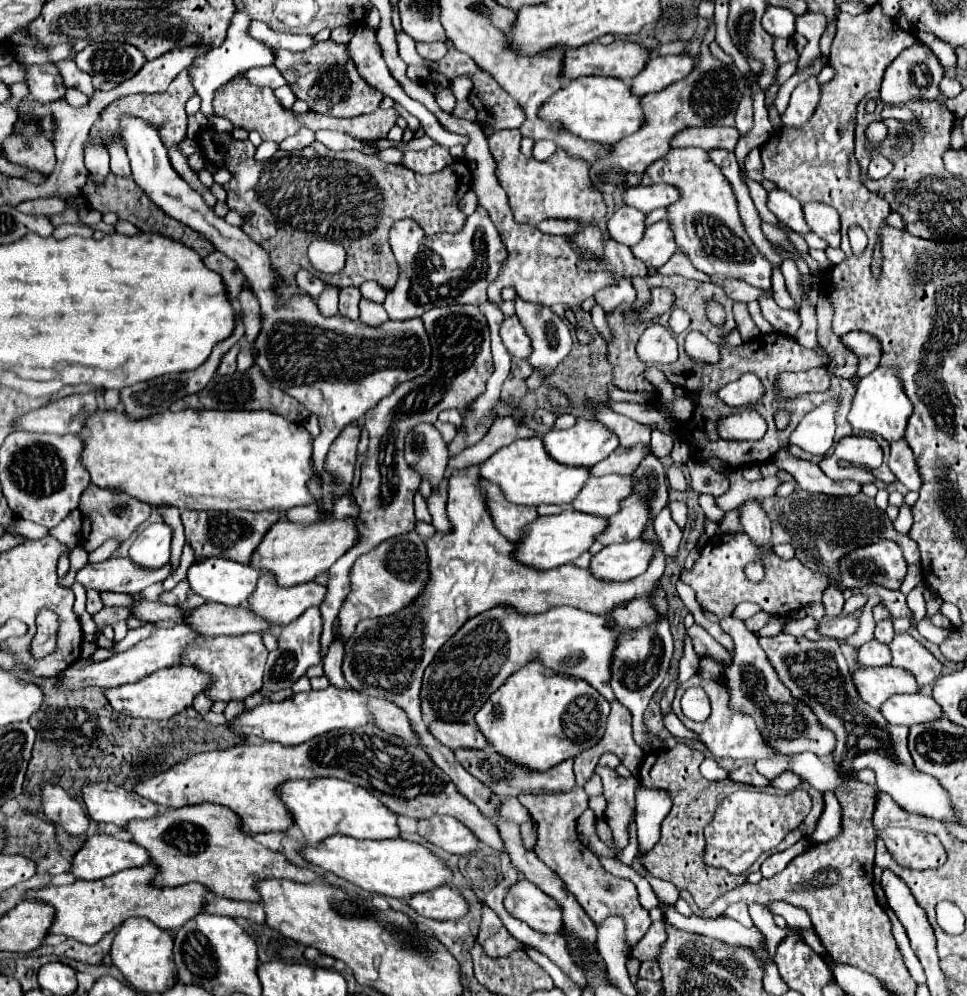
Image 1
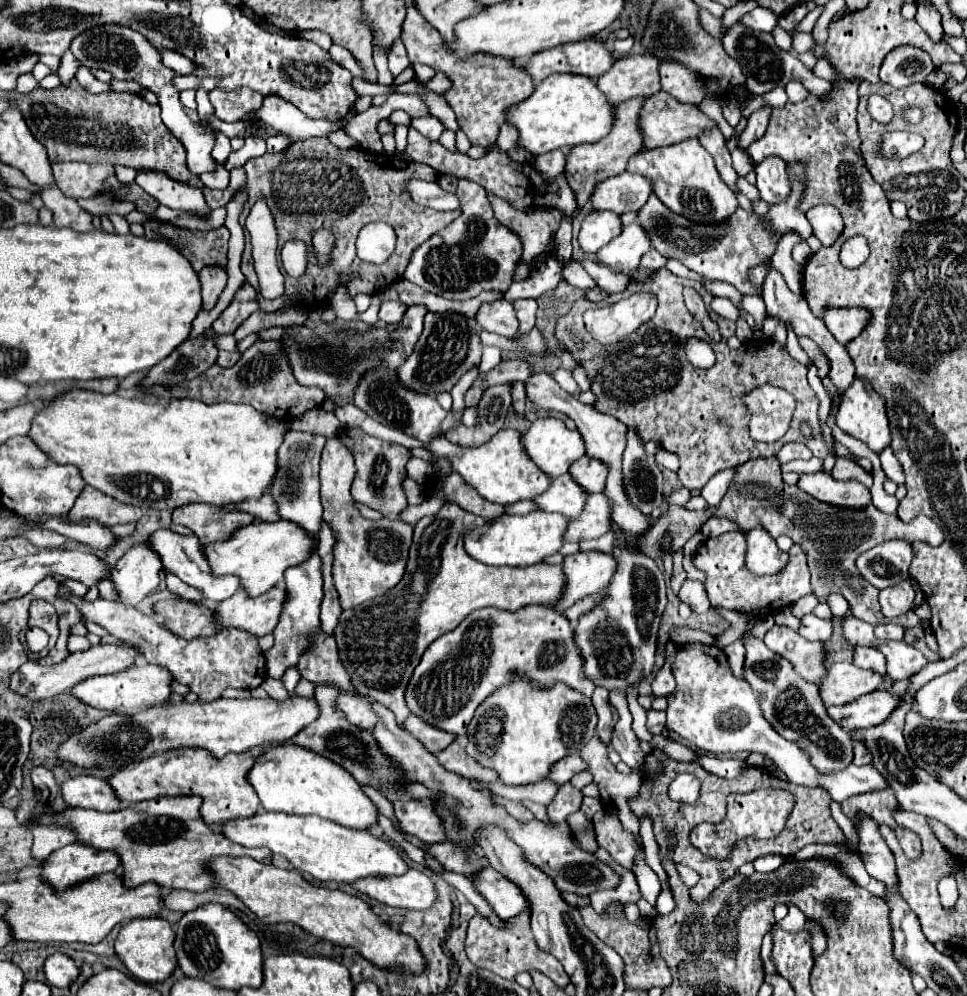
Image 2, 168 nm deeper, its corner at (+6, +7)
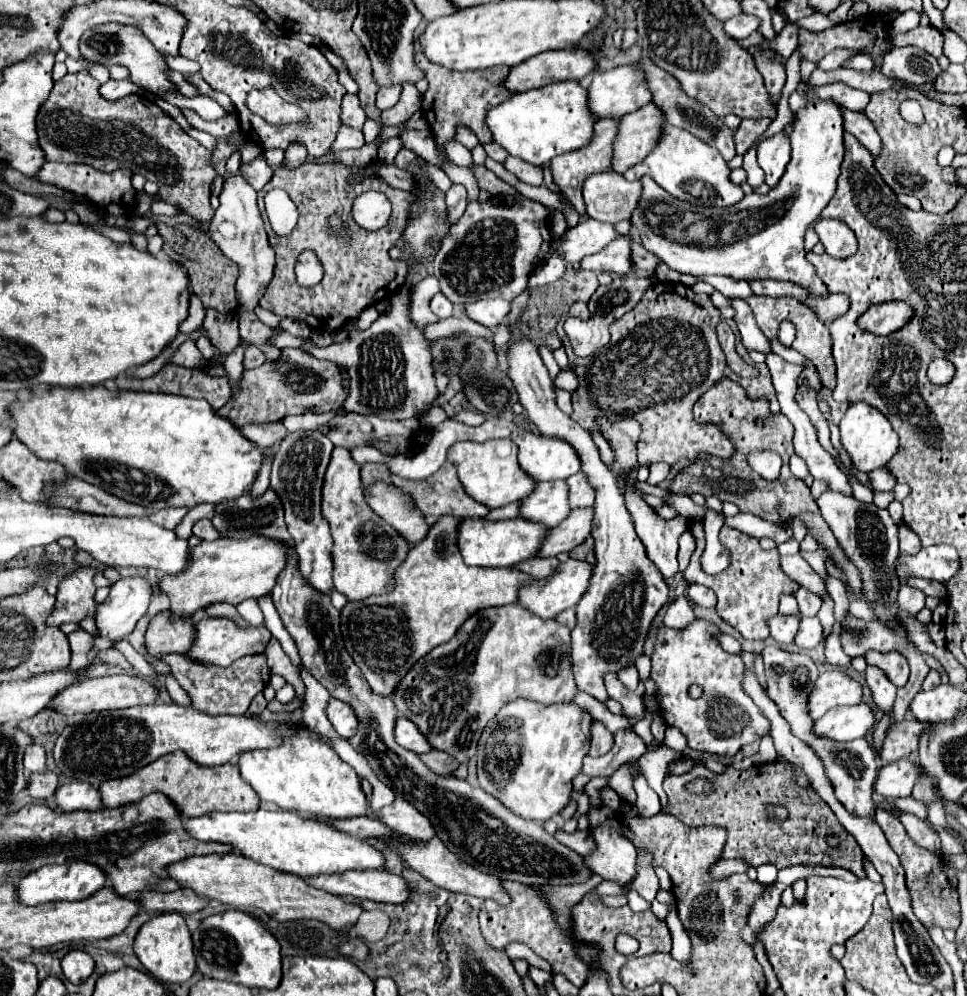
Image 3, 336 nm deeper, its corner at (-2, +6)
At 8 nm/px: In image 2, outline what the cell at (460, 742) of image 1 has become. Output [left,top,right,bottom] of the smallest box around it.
[404,716,456,754]

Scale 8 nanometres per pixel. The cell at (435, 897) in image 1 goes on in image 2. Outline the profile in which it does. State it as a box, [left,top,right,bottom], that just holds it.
[352,870,438,910]

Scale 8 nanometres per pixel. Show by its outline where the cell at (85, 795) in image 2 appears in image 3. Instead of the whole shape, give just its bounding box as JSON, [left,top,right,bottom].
[54,781,104,813]

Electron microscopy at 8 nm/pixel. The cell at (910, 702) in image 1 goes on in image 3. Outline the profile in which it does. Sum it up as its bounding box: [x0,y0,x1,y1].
[812,703,874,741]

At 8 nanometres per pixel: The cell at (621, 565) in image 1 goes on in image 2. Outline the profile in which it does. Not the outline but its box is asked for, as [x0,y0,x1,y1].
[558,552,614,608]

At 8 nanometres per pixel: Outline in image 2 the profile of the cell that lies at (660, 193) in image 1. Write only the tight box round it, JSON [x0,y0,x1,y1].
[592,172,654,214]

